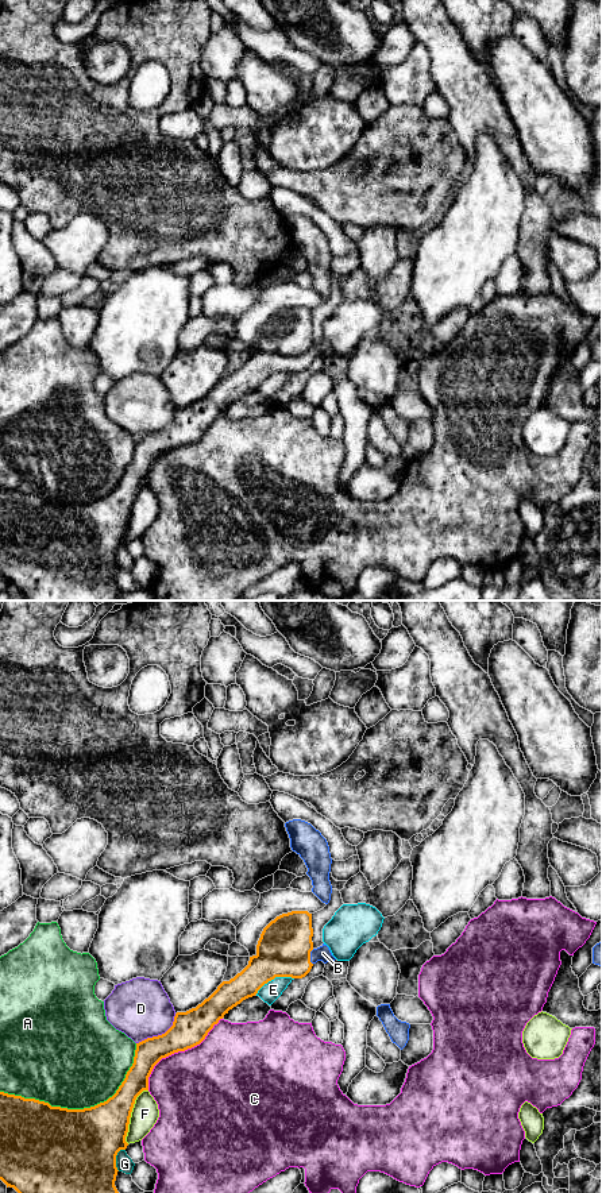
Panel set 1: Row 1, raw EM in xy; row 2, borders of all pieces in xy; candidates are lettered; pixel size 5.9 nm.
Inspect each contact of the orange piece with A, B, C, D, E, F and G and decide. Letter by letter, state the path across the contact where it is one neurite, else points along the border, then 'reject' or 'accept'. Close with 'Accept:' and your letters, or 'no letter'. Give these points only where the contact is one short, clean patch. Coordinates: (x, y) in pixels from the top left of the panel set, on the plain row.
A: reject
B: accept
C: reject
D: reject
E: reject
F: reject
G: reject
Accept: B

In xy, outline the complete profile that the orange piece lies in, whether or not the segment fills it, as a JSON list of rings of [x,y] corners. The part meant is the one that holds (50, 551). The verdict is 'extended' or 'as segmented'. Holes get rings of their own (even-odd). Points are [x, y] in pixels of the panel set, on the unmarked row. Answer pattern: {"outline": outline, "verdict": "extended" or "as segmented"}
{"outline": [[[292,306],[271,316],[262,327],[256,350],[248,360],[196,404],[177,408],[173,421],[162,431],[136,439],[134,459],[116,489],[90,503],[51,502],[35,494],[0,487],[0,575],[30,601],[116,601],[116,551],[126,545],[126,532],[136,493],[148,486],[154,462],[174,448],[200,440],[208,428],[243,395],[252,393],[275,372],[305,372],[317,356],[335,356],[329,343],[314,344],[312,309]]], "verdict": "extended"}

